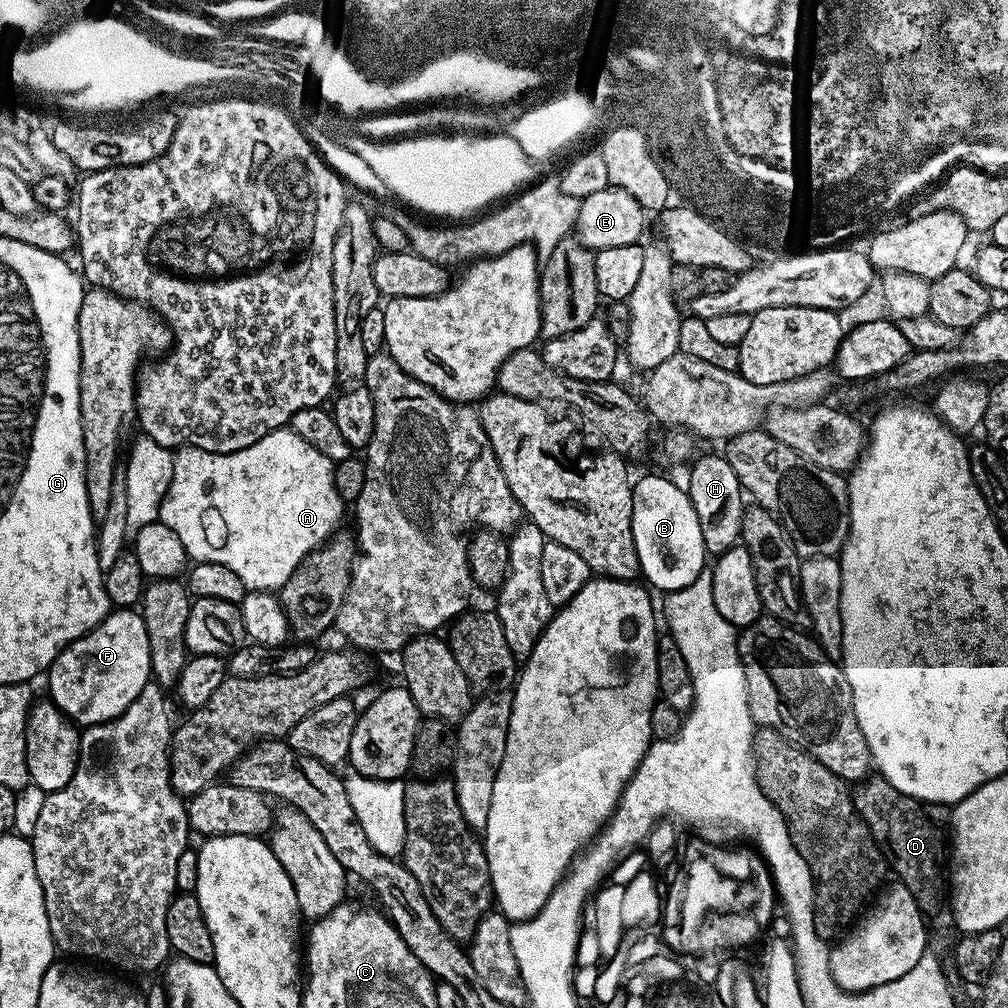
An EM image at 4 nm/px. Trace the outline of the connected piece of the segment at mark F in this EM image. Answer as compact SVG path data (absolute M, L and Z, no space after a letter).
M115 609L96 628L68 644L49 668L49 699L73 723L92 727L115 720L151 681L149 634L135 609Z

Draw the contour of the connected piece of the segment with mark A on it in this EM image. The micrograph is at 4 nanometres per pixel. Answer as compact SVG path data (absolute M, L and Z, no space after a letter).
M285 426L266 434L260 441L254 442L252 446L246 446L245 449L238 450L236 453L208 453L192 447L179 449L173 458L173 478L170 479L169 490L160 503L158 520L159 523L170 526L170 530L174 530L174 534L178 534L189 561L218 562L218 566L226 566L227 569L234 570L234 574L238 574L238 578L242 578L245 589L266 592L283 588L285 582L290 578L290 574L294 574L294 570L302 563L304 557L315 552L341 527L340 515L343 514L344 508L346 508L345 501L336 495L332 460L292 431L291 427Z

